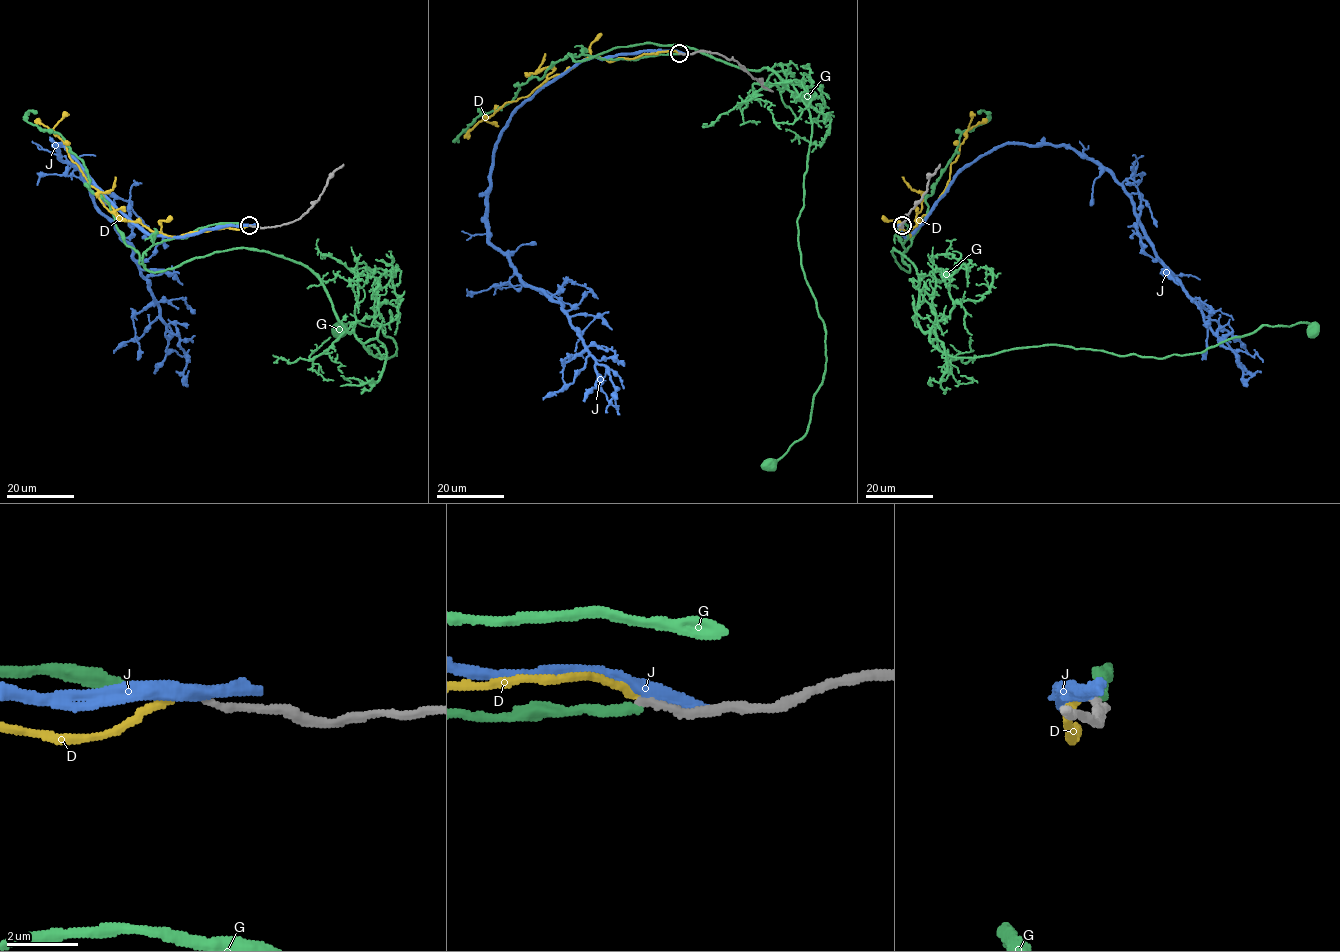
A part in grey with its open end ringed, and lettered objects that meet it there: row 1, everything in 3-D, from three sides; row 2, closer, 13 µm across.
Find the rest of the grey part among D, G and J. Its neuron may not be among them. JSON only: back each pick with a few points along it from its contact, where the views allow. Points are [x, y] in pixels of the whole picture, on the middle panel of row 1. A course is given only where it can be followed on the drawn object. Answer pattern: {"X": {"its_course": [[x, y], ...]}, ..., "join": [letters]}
{"G": {"its_course": [[679, 54], [571, 57], [678, 45], [766, 68], [811, 123], [798, 244], [826, 362], [807, 432], [768, 462]]}, "join": ["G"]}

